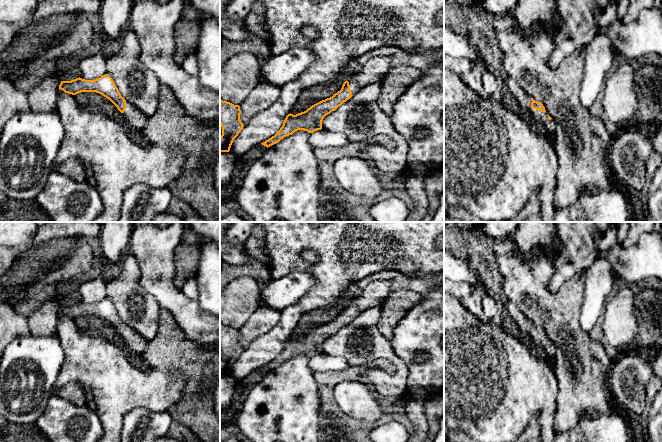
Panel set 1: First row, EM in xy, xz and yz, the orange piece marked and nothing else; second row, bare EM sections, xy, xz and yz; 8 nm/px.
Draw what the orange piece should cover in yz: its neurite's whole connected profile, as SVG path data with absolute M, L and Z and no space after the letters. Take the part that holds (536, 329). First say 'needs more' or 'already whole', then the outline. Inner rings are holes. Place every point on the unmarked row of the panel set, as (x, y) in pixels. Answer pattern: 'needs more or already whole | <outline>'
needs more | M507 301L506 308L511 318L517 323L519 328L526 333L537 347L541 347L545 351L545 357L554 358L556 354L555 345L547 338L545 331L541 326L535 325L528 319L513 301Z

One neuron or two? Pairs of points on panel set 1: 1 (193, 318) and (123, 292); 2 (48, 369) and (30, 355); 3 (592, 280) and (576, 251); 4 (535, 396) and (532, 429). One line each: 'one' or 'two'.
1: two
2: one
3: two
4: two

